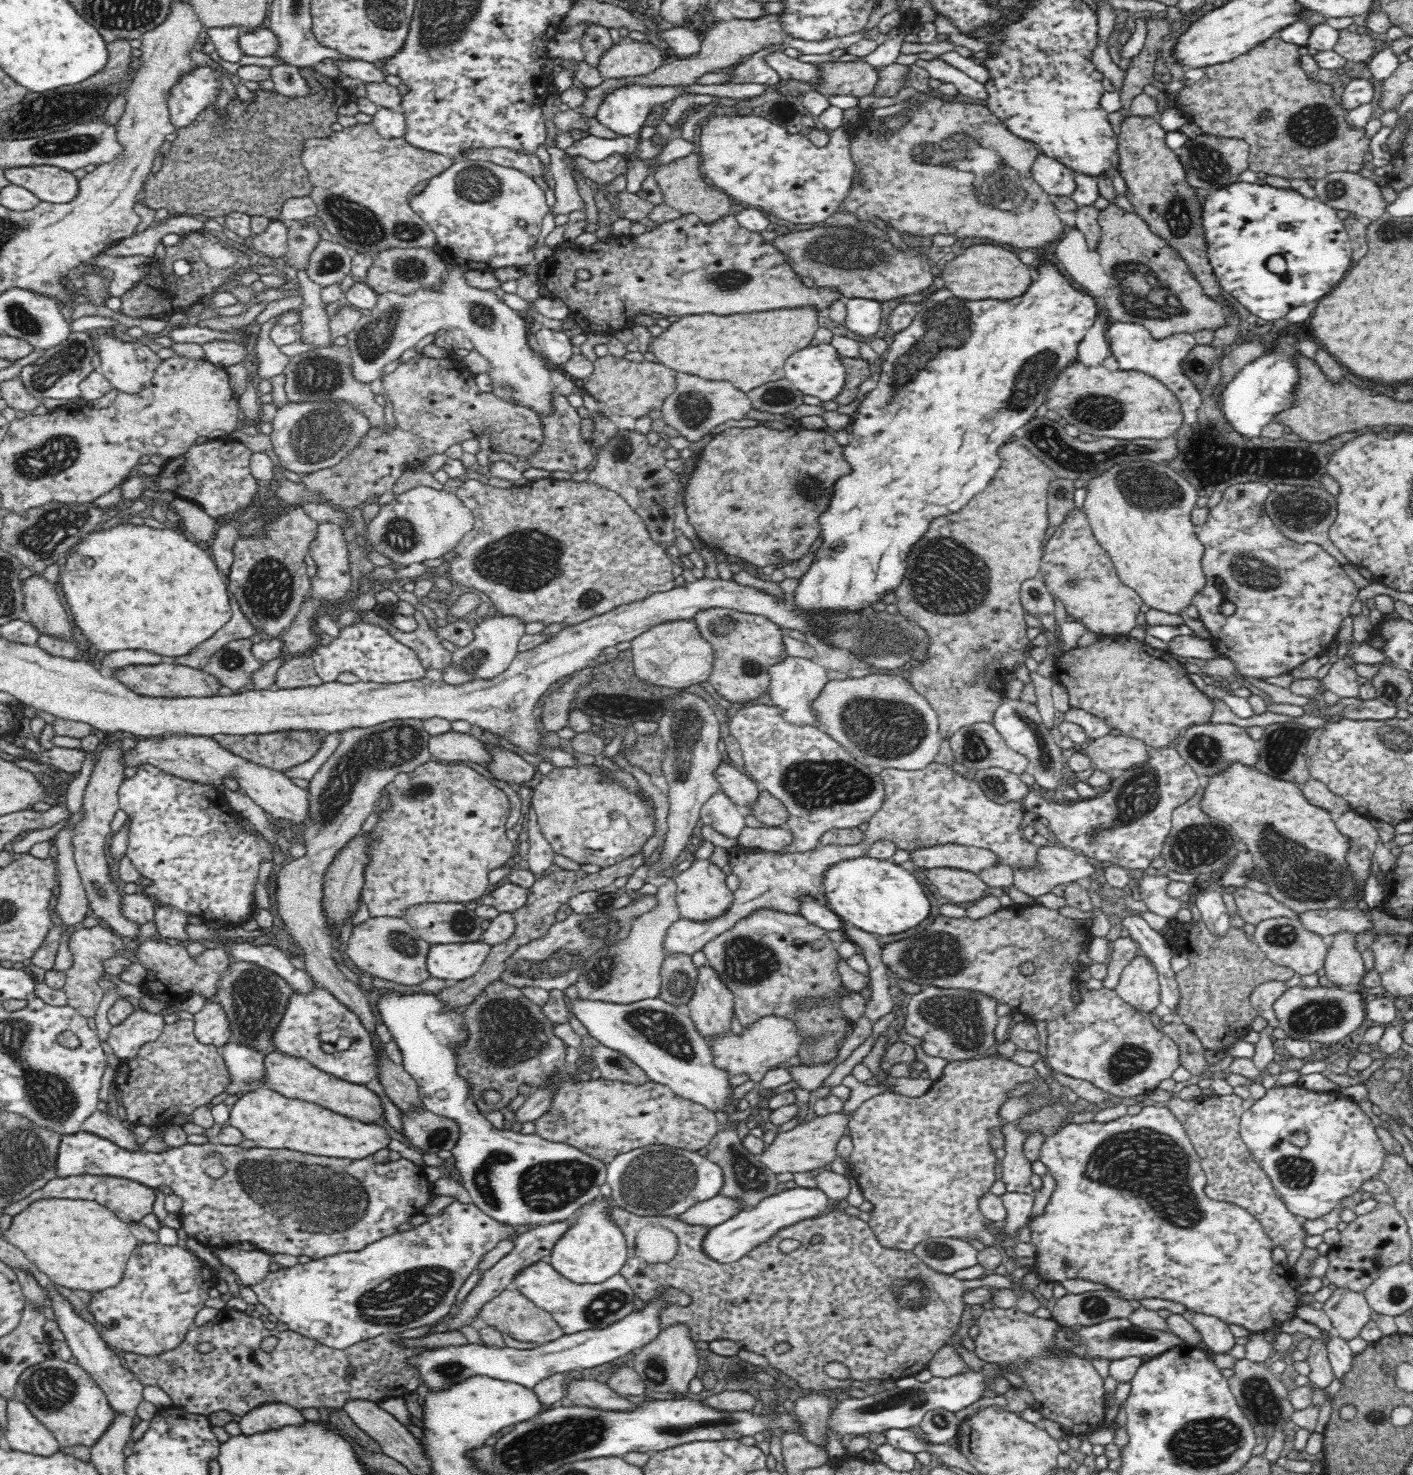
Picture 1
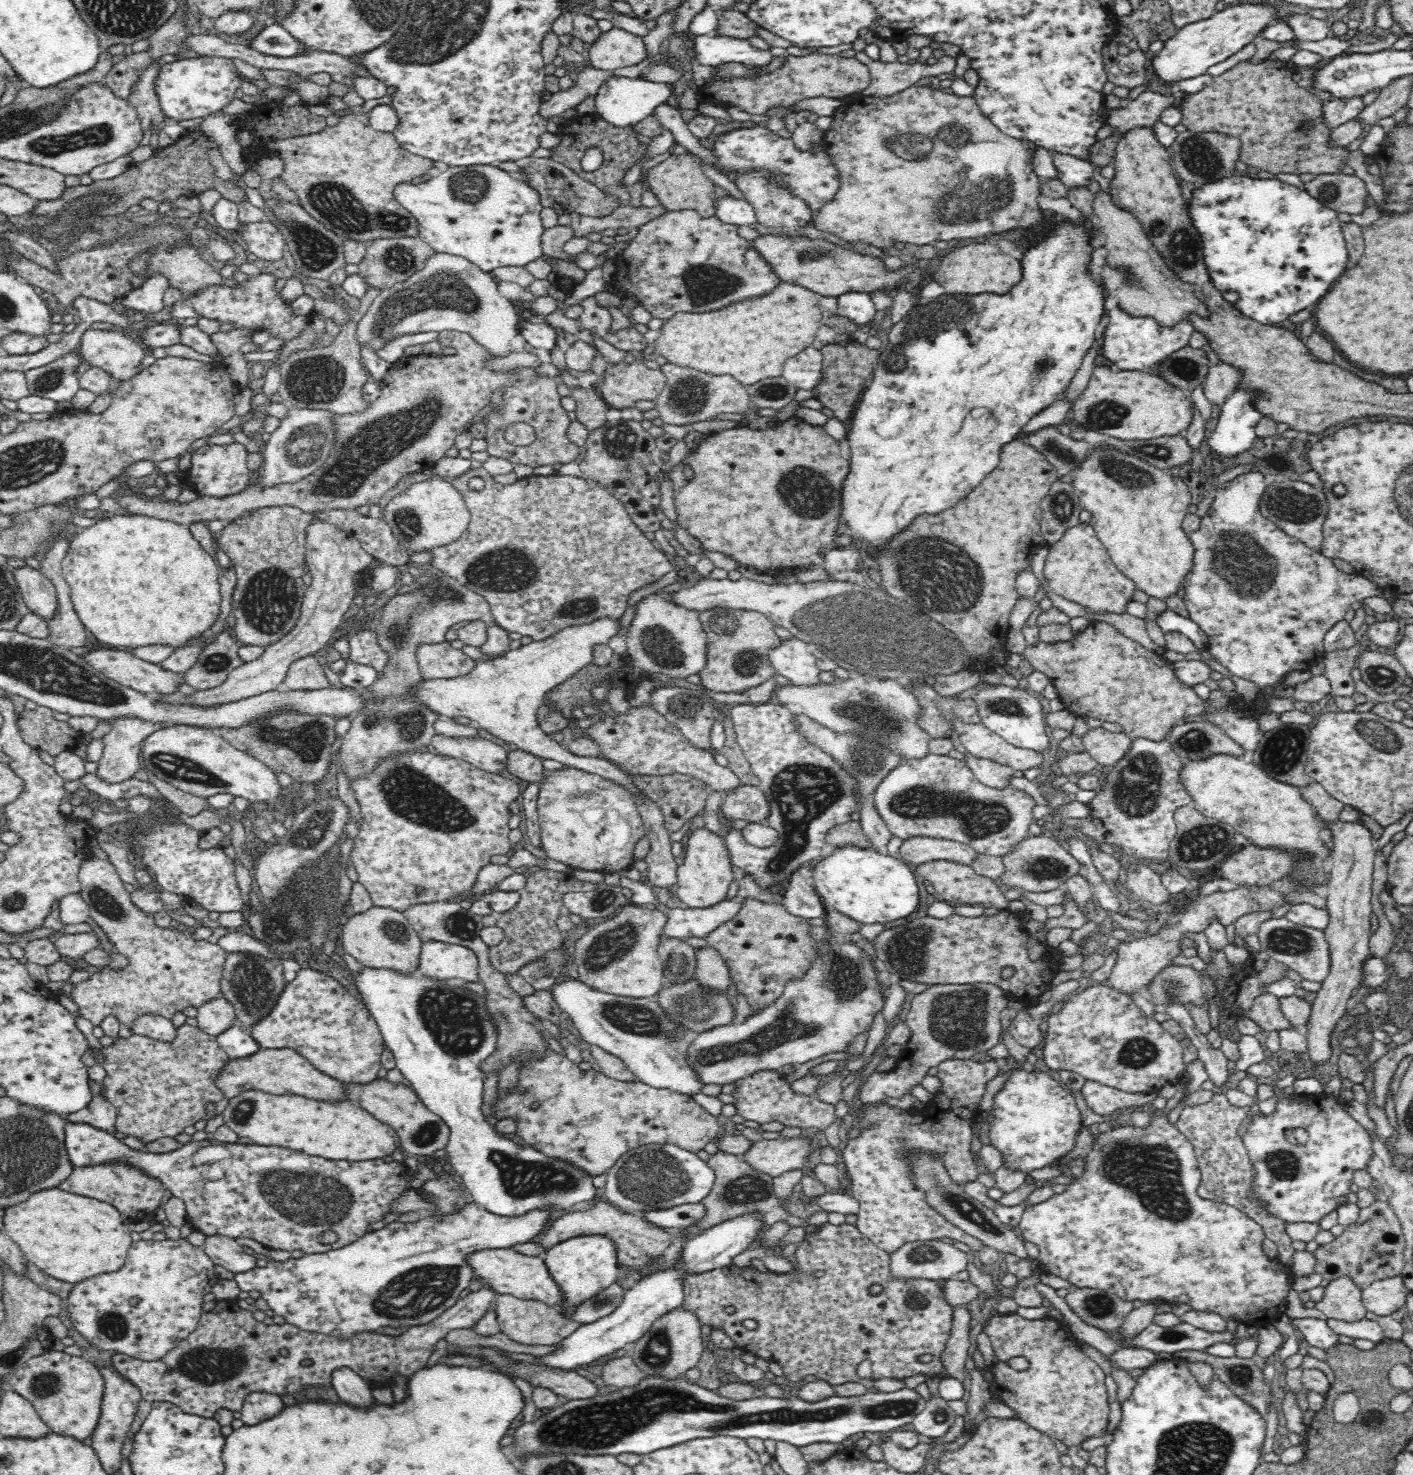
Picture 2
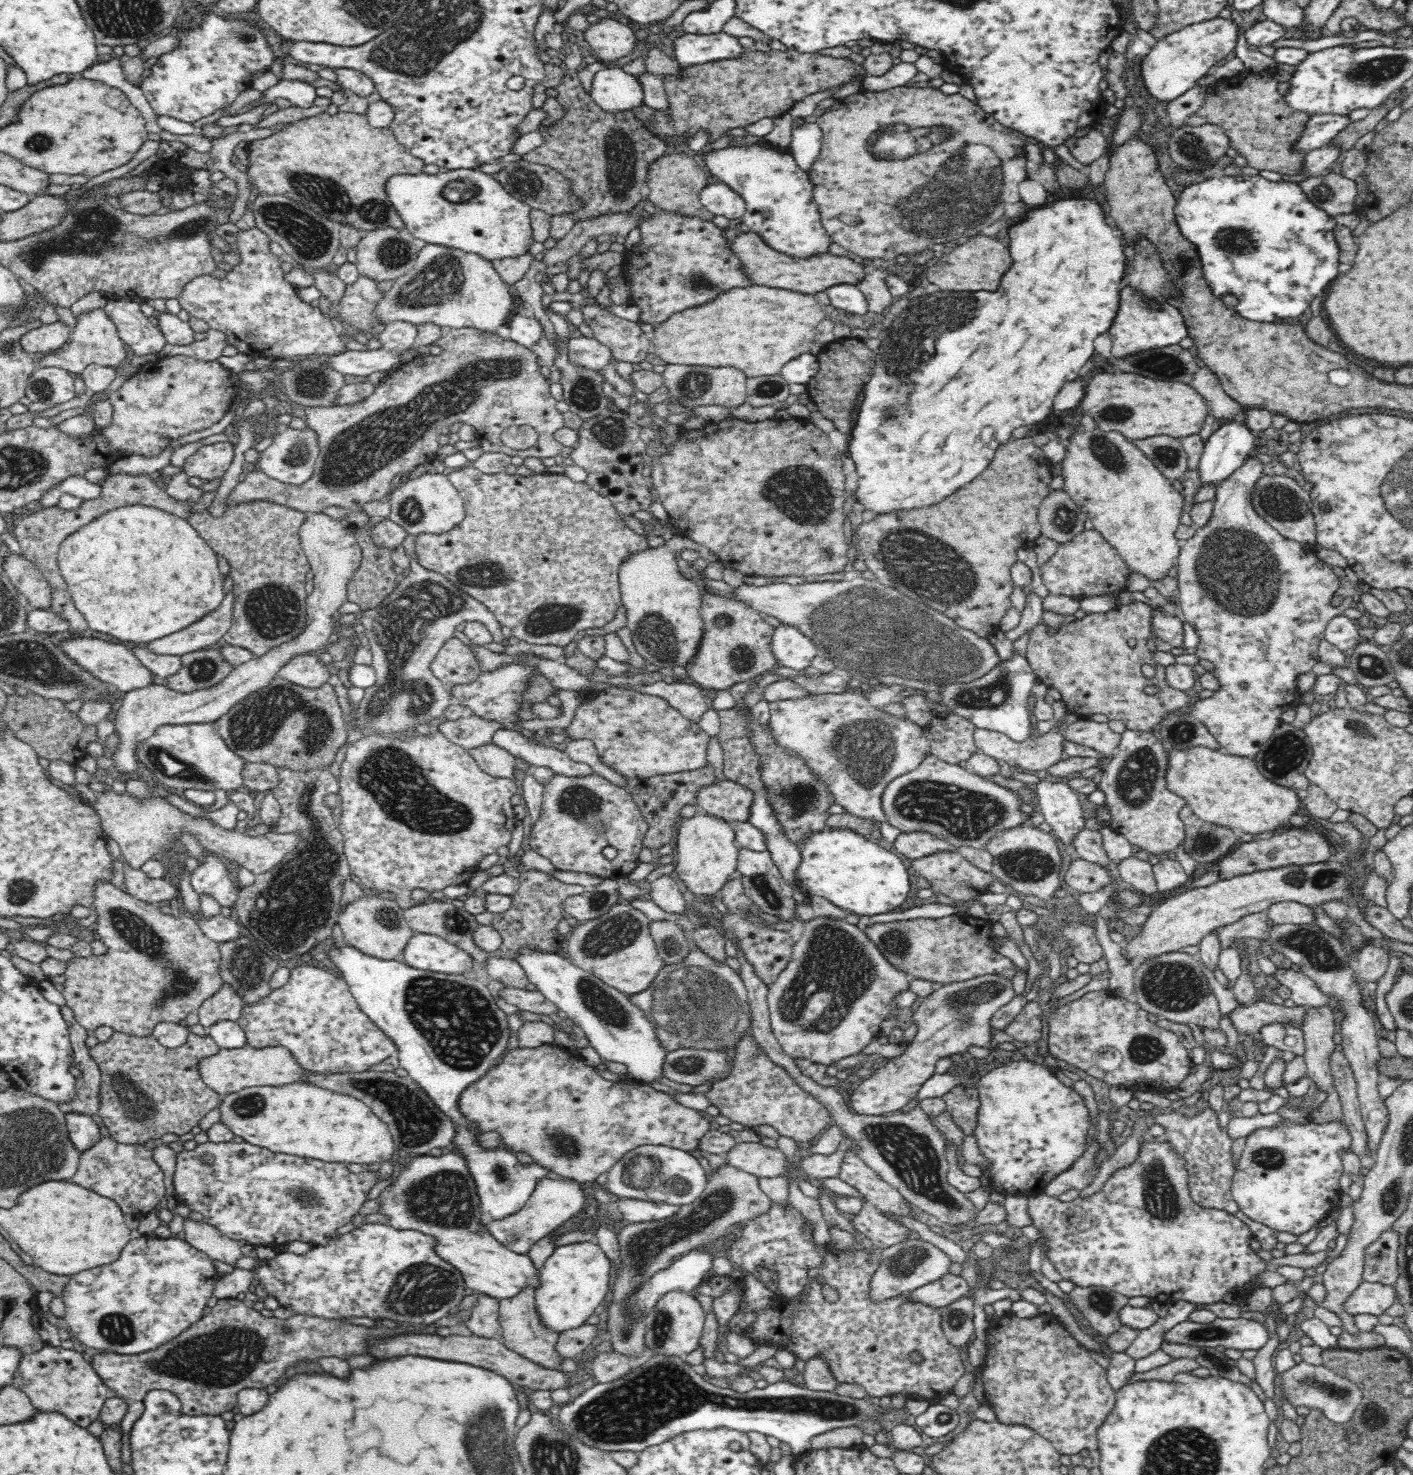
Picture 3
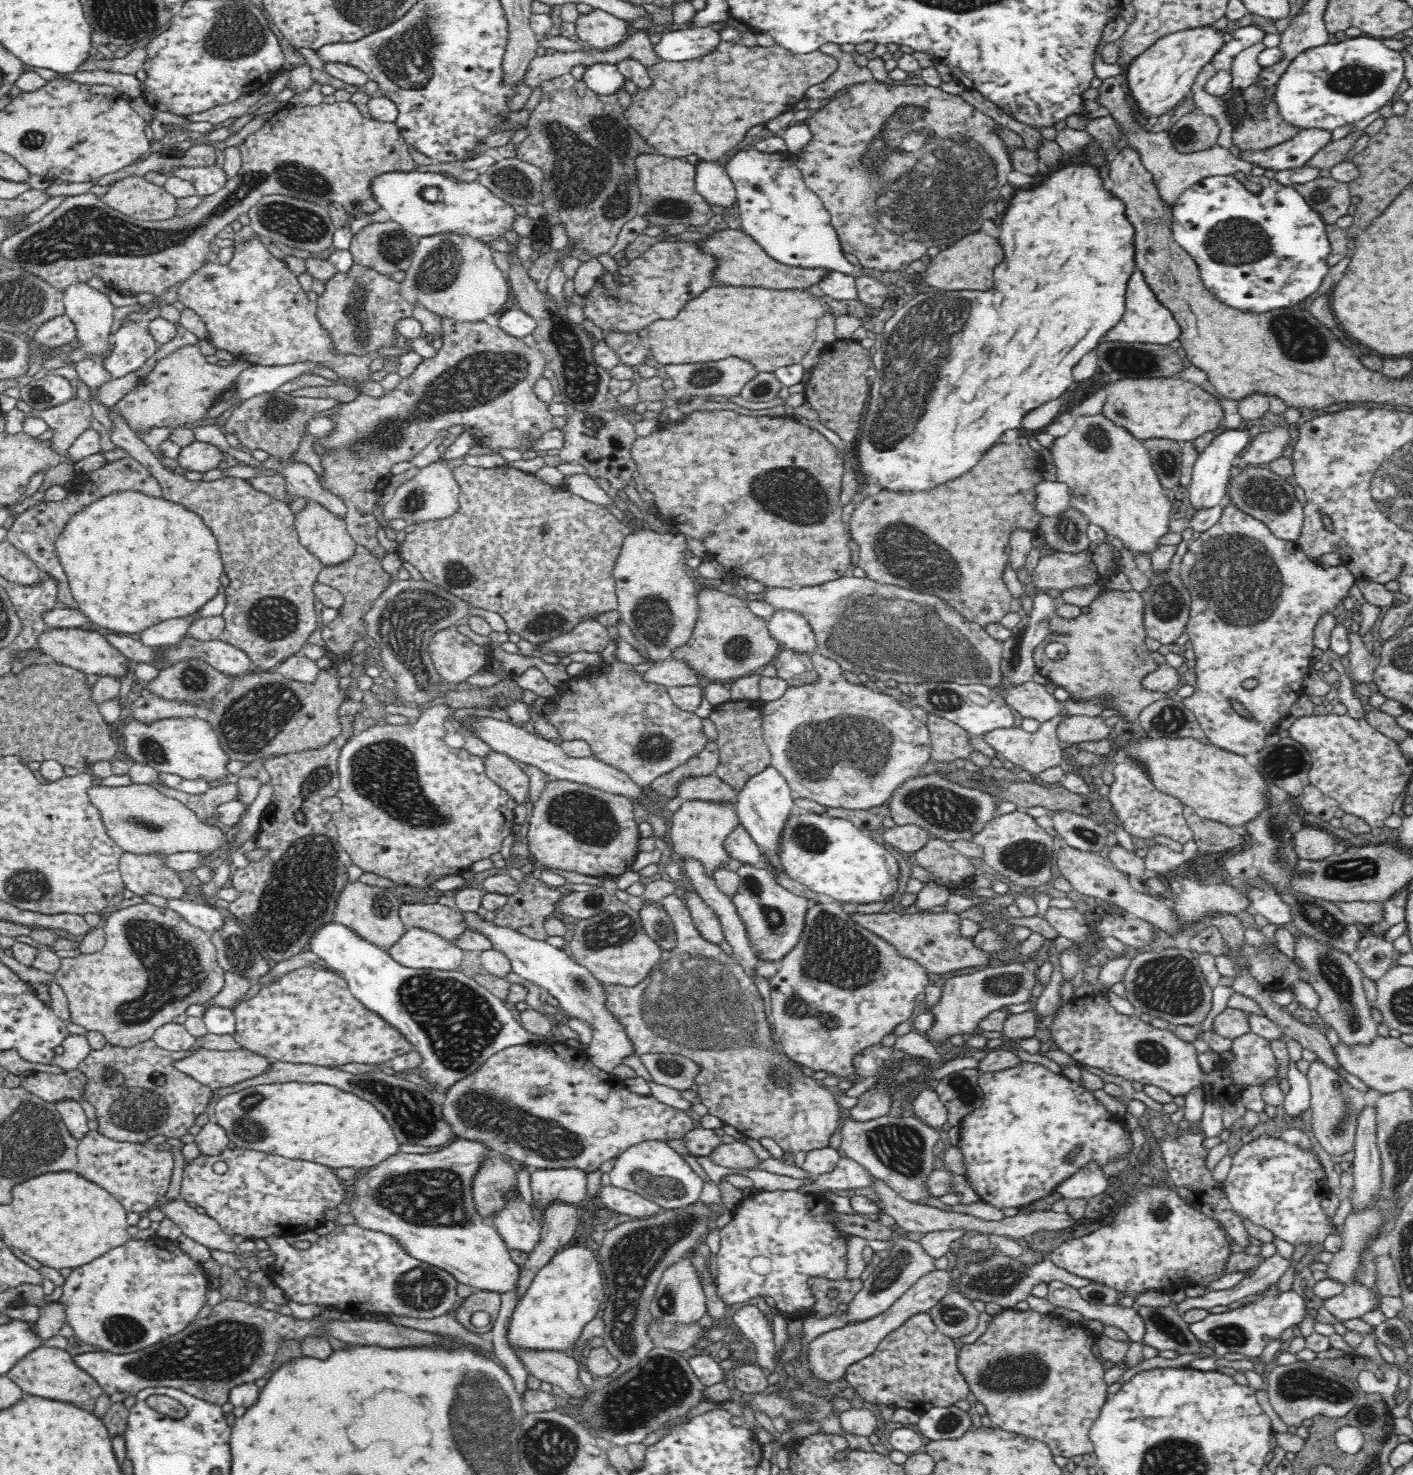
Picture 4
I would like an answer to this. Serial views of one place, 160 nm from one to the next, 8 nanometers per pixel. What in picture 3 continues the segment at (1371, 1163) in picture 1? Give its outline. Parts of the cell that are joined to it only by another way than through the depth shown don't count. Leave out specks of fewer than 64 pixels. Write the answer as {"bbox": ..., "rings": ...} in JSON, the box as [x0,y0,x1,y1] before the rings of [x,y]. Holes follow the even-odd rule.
{"bbox":[1231,1121,1352,1237],"rings":[[[1288,1121],[1284,1127],[1259,1128],[1245,1139],[1246,1147],[1236,1162],[1231,1194],[1249,1219],[1298,1237],[1338,1205],[1340,1176],[1345,1172],[1340,1154],[1343,1149],[1350,1149],[1352,1143],[1346,1124],[1298,1126]]]}

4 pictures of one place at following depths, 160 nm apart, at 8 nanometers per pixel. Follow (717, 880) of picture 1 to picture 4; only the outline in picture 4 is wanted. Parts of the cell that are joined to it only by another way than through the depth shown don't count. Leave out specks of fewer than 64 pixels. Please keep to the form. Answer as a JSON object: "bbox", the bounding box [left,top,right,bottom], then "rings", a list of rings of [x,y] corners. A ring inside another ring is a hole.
{"bbox":[668,800,739,875],"rings":[[[686,800],[673,812],[672,826],[668,835],[672,839],[675,851],[681,858],[695,858],[699,860],[710,875],[720,864],[726,865],[730,855],[724,852],[724,838],[739,825],[739,816],[735,805],[727,800]]]}

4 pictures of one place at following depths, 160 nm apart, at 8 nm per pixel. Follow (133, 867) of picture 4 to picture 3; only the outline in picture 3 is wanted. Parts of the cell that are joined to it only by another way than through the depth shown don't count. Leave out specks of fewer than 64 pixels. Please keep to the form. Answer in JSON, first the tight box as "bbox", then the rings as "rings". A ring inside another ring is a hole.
{"bbox":[107,838,179,903],"rings":[[[107,838],[110,854],[123,865],[124,884],[128,894],[148,903],[170,901],[179,891],[174,882],[164,878],[150,878],[141,868],[132,868],[124,858],[116,841]]]}

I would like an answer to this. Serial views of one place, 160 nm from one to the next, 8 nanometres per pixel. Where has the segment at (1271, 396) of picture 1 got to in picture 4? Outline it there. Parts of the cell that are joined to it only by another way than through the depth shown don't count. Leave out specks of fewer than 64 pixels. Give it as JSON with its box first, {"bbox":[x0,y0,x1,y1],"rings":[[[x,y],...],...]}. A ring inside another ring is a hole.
{"bbox":[1188,430,1251,511],"rings":[[[1227,430],[1212,439],[1212,442],[1198,455],[1193,466],[1191,483],[1188,486],[1189,505],[1196,511],[1206,510],[1223,505],[1226,495],[1226,484],[1230,480],[1230,470],[1240,456],[1242,450],[1248,446],[1251,436],[1247,431]]]}

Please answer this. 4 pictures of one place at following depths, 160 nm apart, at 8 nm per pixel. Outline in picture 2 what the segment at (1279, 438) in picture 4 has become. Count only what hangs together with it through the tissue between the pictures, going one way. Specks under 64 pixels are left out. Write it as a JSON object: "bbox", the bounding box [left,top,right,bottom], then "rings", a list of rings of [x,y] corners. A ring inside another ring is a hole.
{"bbox":[1182,470,1384,753],"rings":[[[1252,470],[1225,482],[1214,491],[1210,510],[1201,518],[1197,531],[1189,532],[1194,558],[1192,570],[1183,577],[1182,600],[1188,616],[1208,637],[1205,656],[1220,663],[1233,676],[1250,681],[1258,687],[1259,694],[1252,702],[1245,702],[1242,697],[1238,697],[1229,706],[1203,714],[1206,715],[1206,720],[1219,726],[1224,735],[1236,741],[1244,749],[1244,753],[1254,752],[1266,732],[1262,730],[1258,720],[1261,715],[1269,712],[1267,702],[1276,698],[1267,694],[1267,689],[1275,689],[1284,684],[1283,679],[1294,671],[1308,671],[1320,663],[1326,652],[1323,641],[1328,630],[1344,620],[1344,614],[1354,602],[1382,596],[1384,591],[1363,576],[1340,571],[1331,558],[1312,551],[1301,540],[1287,535],[1268,520],[1259,509],[1267,481],[1264,474]]]}

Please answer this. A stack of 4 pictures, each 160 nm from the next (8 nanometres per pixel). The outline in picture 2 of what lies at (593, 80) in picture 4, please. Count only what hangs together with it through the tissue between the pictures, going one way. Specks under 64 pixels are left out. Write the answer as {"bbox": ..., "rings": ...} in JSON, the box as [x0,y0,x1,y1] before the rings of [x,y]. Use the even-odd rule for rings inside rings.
{"bbox":[595,76,672,129],"rings":[[[608,76],[595,94],[596,114],[614,126],[630,129],[646,116],[653,114],[658,104],[666,102],[670,92],[672,92],[672,86],[668,83],[650,82],[640,77]]]}

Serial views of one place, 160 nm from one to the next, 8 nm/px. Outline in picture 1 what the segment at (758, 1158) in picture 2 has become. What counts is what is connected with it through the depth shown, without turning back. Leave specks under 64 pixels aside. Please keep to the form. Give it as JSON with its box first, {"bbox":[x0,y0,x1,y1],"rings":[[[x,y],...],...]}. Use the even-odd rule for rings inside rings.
{"bbox":[759,1113,851,1175],"rings":[[[841,1113],[818,1116],[812,1122],[801,1123],[792,1130],[777,1134],[772,1144],[766,1144],[764,1152],[759,1156],[760,1163],[764,1164],[772,1173],[778,1175],[784,1172],[798,1173],[818,1170],[826,1164],[838,1161],[836,1154],[837,1143],[846,1134],[851,1116]]]}

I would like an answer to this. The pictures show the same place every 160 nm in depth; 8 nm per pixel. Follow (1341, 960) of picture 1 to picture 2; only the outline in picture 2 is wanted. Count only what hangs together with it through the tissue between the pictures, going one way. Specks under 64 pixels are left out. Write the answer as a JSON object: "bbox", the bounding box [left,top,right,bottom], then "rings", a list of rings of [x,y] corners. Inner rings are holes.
{"bbox":[1303,821,1375,1069],"rings":[[[1331,821],[1333,834],[1331,856],[1334,862],[1329,880],[1326,906],[1329,923],[1325,928],[1325,937],[1329,944],[1331,967],[1329,975],[1316,993],[1310,1006],[1310,1016],[1303,1025],[1306,1034],[1306,1052],[1314,1069],[1322,1068],[1332,1056],[1334,1046],[1330,1045],[1330,1037],[1338,1024],[1338,1020],[1346,1012],[1348,999],[1358,987],[1362,986],[1362,964],[1371,956],[1369,938],[1374,928],[1374,914],[1370,898],[1372,896],[1372,874],[1374,872],[1375,840],[1372,833],[1360,822]]]}

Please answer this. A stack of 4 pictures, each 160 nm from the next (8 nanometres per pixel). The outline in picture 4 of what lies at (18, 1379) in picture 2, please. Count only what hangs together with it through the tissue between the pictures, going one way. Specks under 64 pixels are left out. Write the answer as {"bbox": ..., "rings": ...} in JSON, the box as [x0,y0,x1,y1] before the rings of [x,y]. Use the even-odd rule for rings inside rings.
{"bbox":[5,1344,103,1410],"rings":[[[44,1344],[32,1352],[28,1352],[22,1360],[11,1366],[5,1375],[25,1393],[50,1400],[73,1402],[84,1410],[94,1410],[96,1398],[103,1393],[96,1380],[76,1366],[68,1352],[60,1348],[46,1347]]]}

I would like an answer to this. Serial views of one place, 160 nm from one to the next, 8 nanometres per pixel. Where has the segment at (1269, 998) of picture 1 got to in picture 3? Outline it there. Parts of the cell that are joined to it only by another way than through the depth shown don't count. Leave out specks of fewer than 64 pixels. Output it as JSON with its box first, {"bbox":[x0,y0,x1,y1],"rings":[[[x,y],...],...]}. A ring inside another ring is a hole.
{"bbox":[1226,1000,1307,1035],"rings":[[[1258,1000],[1250,1006],[1238,1006],[1226,1016],[1238,1034],[1254,1035],[1260,1027],[1270,1022],[1286,1023],[1286,1020],[1302,1022],[1307,1008],[1302,1006],[1286,1007]]]}

